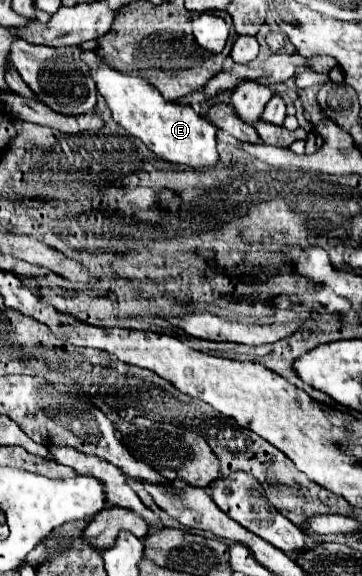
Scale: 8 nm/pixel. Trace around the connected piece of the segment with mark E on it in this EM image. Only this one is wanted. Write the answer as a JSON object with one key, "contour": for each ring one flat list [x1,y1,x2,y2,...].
{"contour":[[94,50,82,52,82,60,90,64,92,78,98,84,98,92,106,98,108,108,112,110,114,120,130,134,140,138,150,152,154,152,164,162,184,164,190,168,206,168,218,164,216,152,216,128,192,110,192,106,182,106,178,102,166,102,158,96,158,90,152,88,142,78,130,78,106,66]]}

